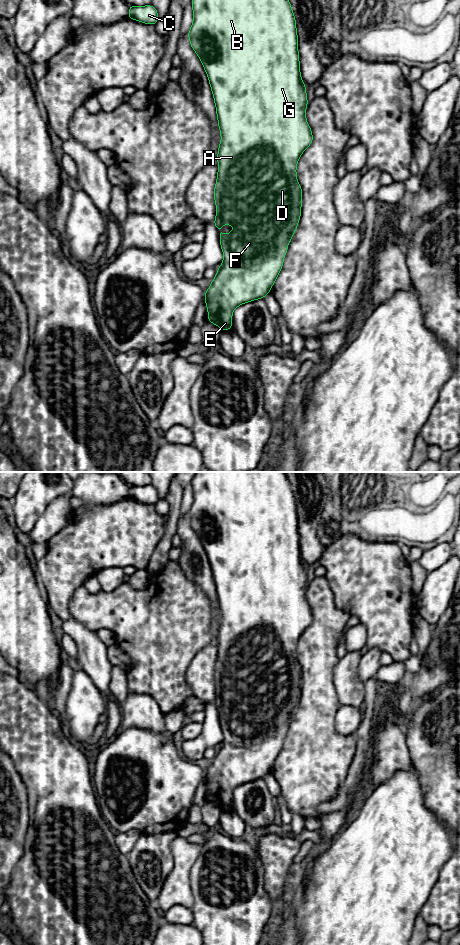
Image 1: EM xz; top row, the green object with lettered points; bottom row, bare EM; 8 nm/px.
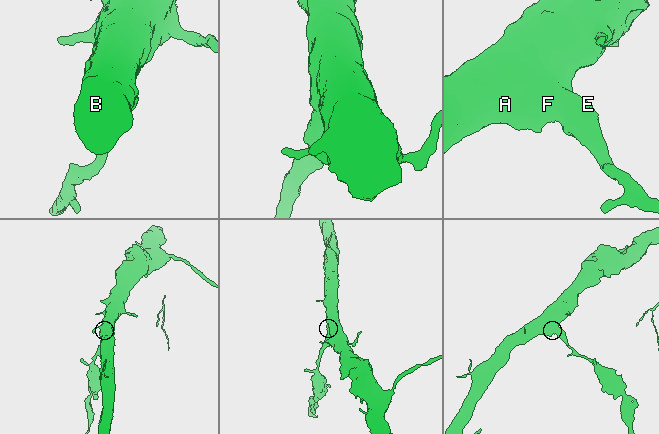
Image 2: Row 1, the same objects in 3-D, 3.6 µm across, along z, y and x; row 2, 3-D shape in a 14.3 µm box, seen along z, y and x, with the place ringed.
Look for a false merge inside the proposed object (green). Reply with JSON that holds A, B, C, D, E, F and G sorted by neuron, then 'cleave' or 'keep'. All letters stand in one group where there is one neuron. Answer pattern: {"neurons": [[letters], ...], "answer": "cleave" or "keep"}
{"neurons": [["A", "B", "C", "D", "E", "F", "G"]], "answer": "keep"}

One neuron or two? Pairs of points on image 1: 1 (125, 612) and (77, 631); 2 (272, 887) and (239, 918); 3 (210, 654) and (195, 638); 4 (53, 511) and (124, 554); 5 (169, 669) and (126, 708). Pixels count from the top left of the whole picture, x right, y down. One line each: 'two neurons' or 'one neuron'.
1: two neurons
2: two neurons
3: two neurons
4: two neurons
5: two neurons

